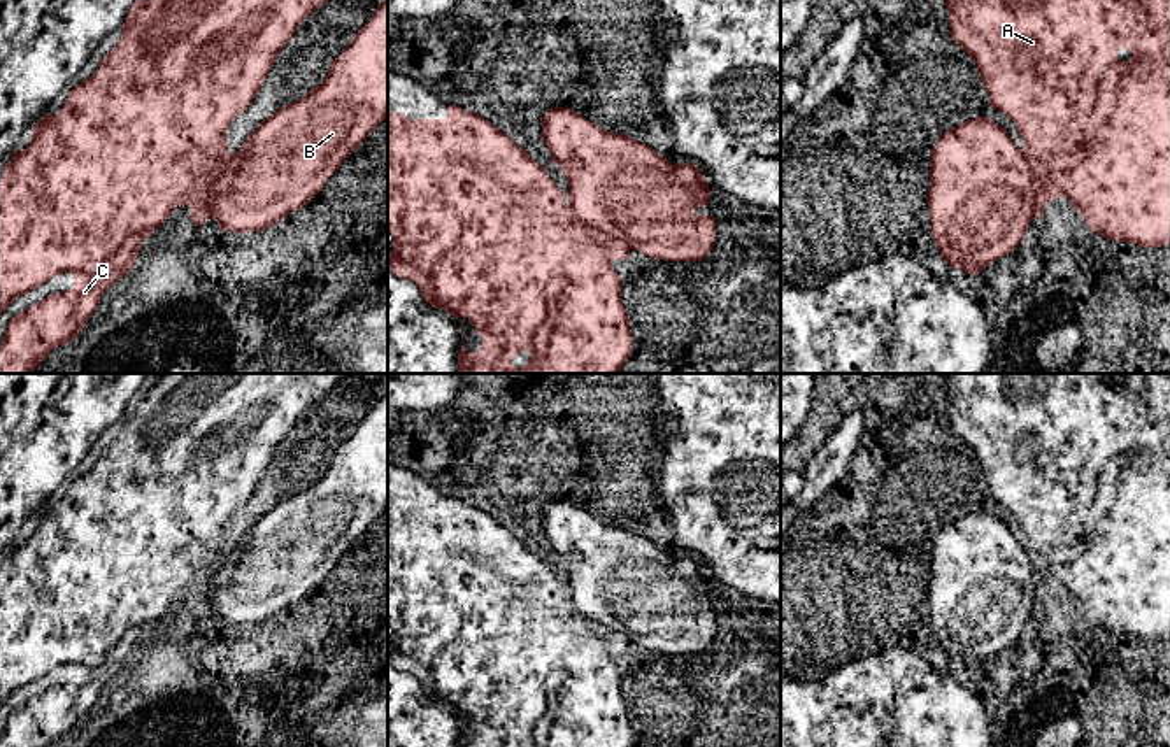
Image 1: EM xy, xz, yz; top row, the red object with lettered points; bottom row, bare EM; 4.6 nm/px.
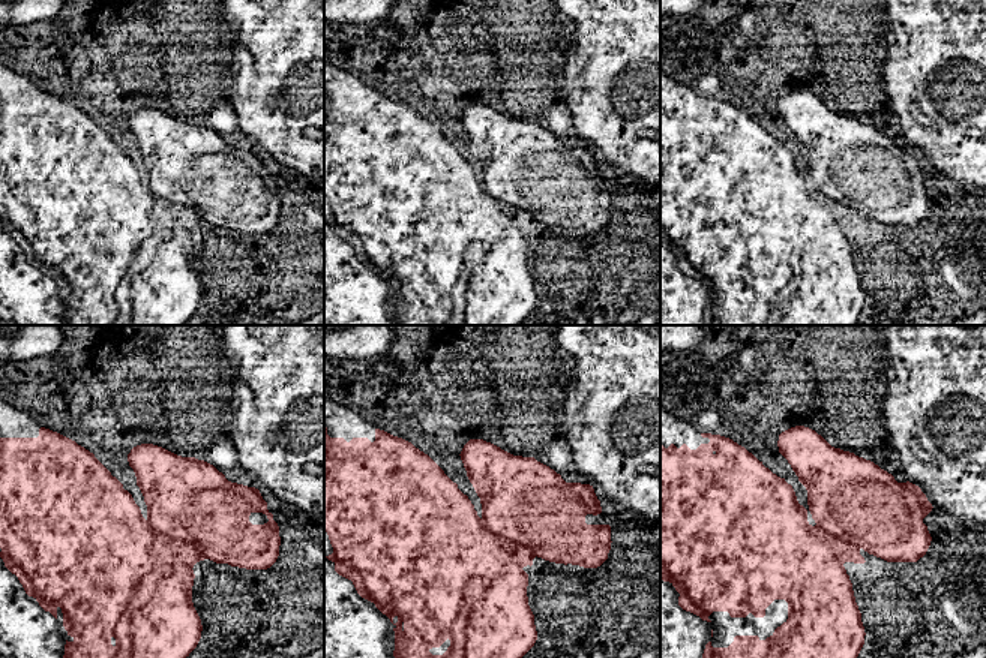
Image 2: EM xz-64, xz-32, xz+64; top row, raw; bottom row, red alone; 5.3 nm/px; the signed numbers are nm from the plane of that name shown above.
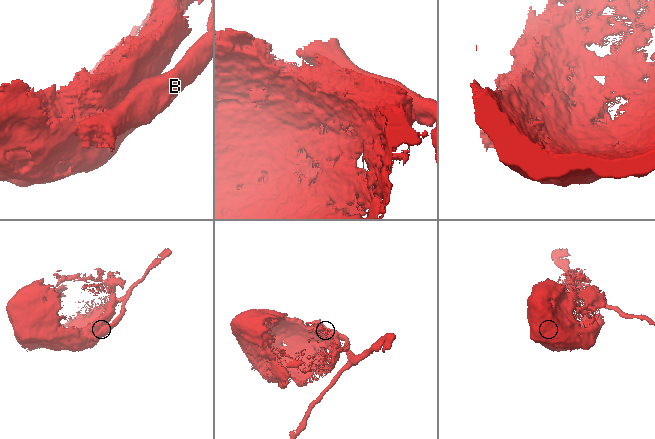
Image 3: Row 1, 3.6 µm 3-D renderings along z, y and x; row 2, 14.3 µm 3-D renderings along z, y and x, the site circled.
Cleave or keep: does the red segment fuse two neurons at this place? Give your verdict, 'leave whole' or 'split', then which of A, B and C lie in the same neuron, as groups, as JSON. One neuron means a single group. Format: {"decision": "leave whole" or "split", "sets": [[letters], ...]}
{"decision": "split", "sets": [["A", "C"], ["B"]]}

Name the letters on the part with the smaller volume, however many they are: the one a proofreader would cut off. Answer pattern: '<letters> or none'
B

